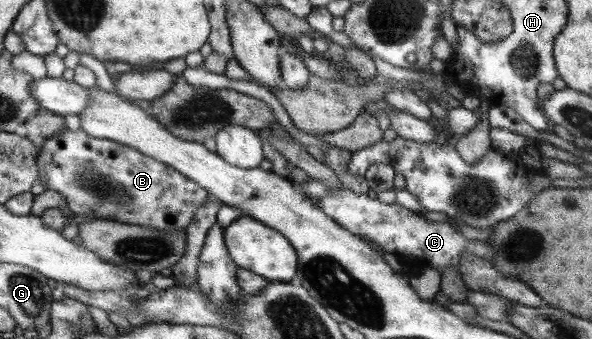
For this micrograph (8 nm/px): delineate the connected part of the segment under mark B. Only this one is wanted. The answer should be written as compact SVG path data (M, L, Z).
M77 127L74 131L64 128L49 137L41 147L37 164L39 181L50 191L60 193L75 215L91 215L98 220L138 225L144 229L156 229L160 232L180 232L180 229L186 229L195 217L197 209L201 209L212 196L194 180L168 167L167 164L142 155L124 144L96 139L81 127Z

